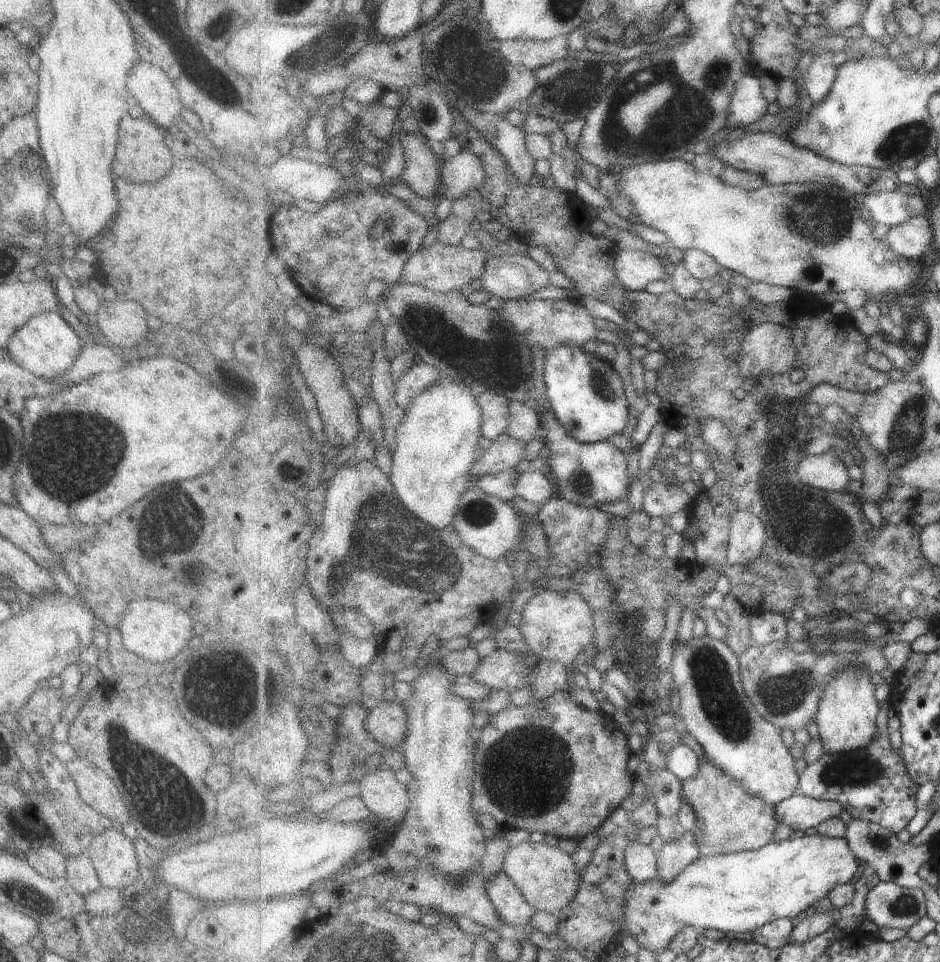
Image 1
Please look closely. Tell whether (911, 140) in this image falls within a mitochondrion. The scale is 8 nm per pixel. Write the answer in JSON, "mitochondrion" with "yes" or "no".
{"mitochondrion":"yes"}

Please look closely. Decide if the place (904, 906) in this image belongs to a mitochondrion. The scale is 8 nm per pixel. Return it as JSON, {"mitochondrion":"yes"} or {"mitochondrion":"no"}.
{"mitochondrion":"yes"}

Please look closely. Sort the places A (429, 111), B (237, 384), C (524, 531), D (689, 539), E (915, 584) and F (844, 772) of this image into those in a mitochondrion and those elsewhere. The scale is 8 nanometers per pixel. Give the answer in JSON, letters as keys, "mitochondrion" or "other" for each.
{"A":"mitochondrion","B":"other","C":"other","D":"other","E":"other","F":"mitochondrion"}

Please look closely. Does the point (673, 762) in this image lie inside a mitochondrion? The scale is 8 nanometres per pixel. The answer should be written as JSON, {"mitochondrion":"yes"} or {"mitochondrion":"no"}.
{"mitochondrion":"no"}

